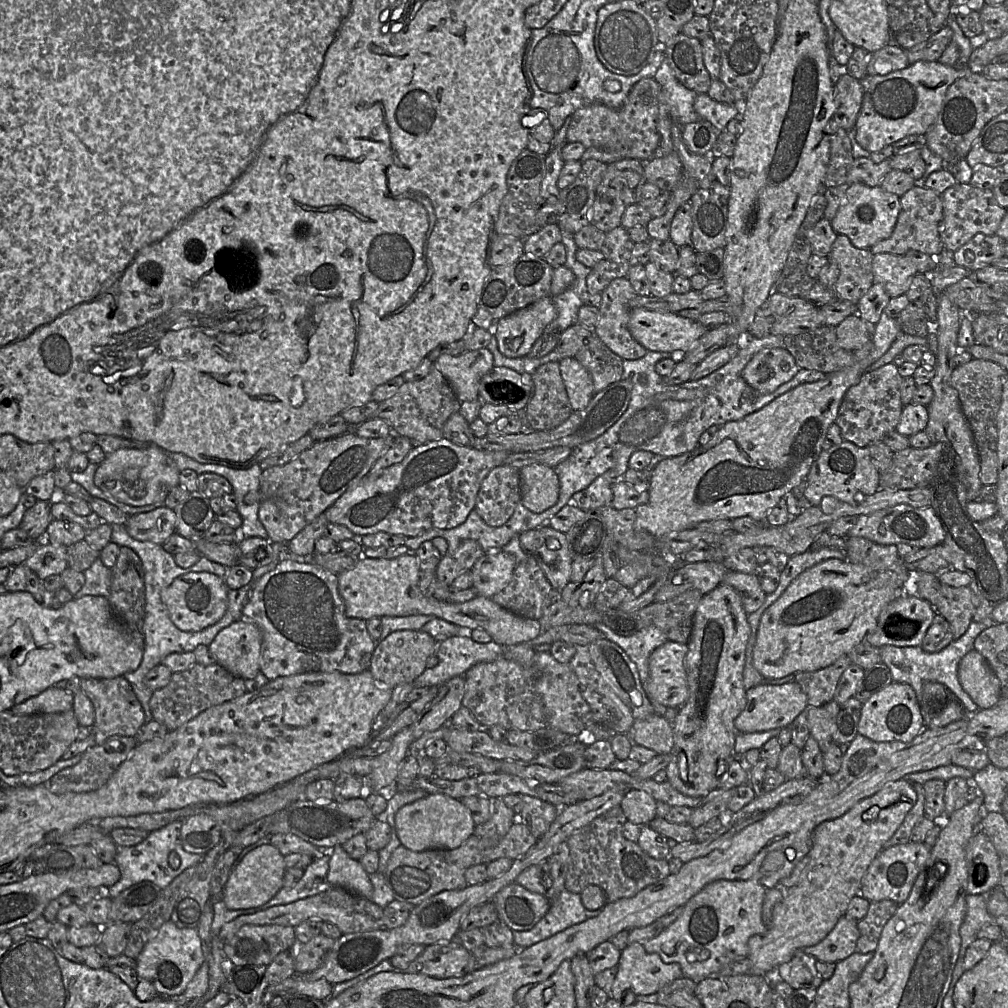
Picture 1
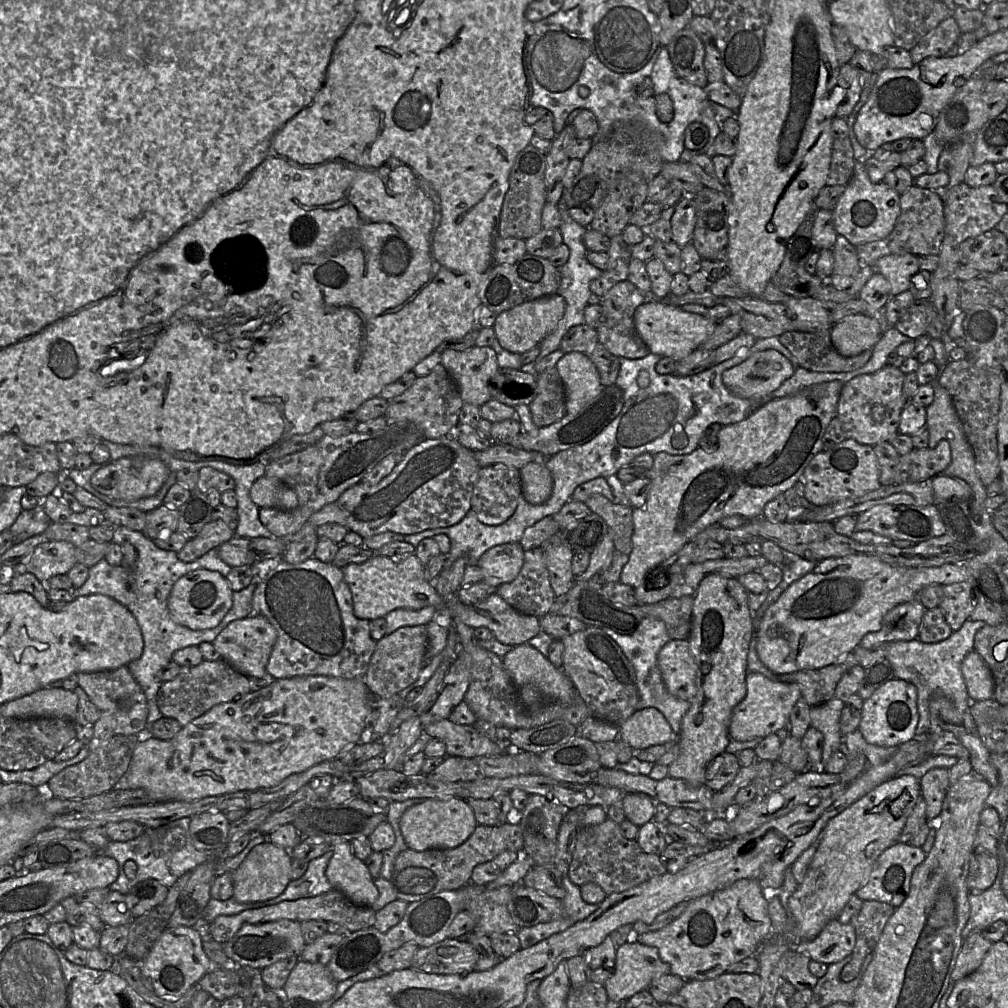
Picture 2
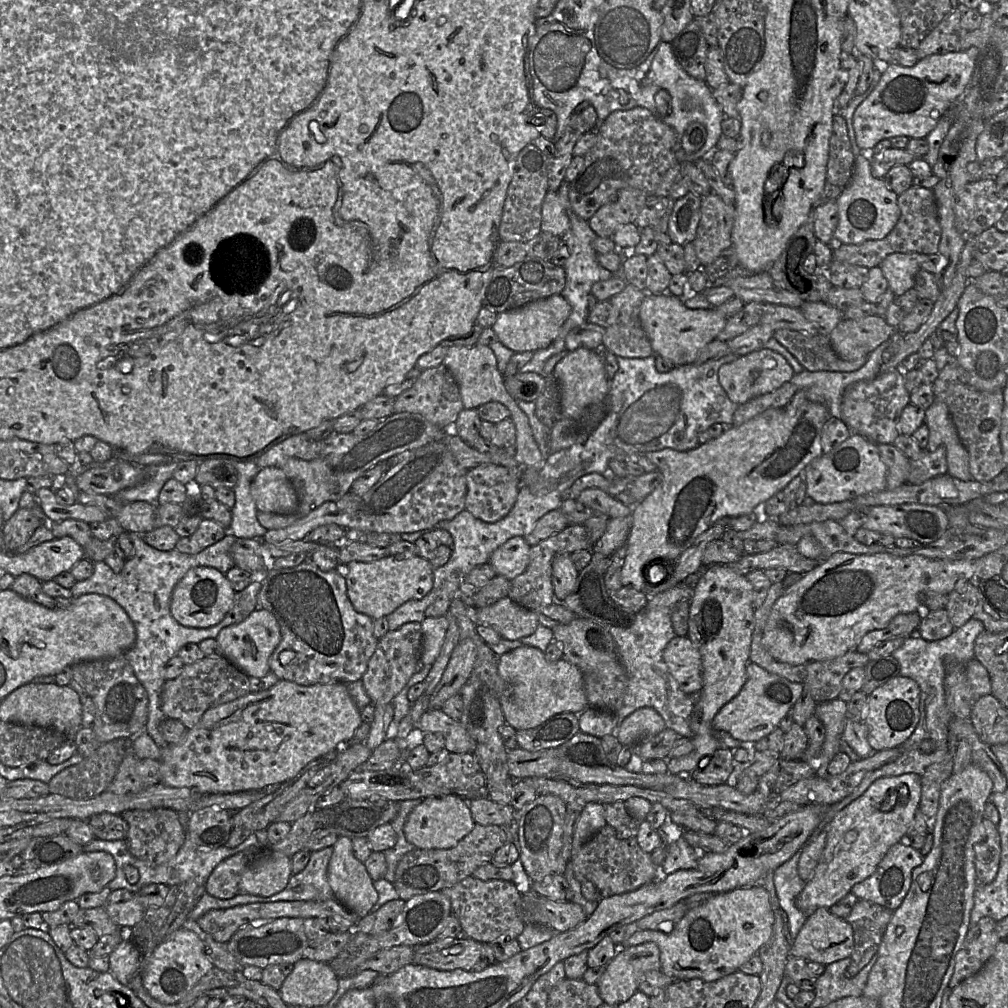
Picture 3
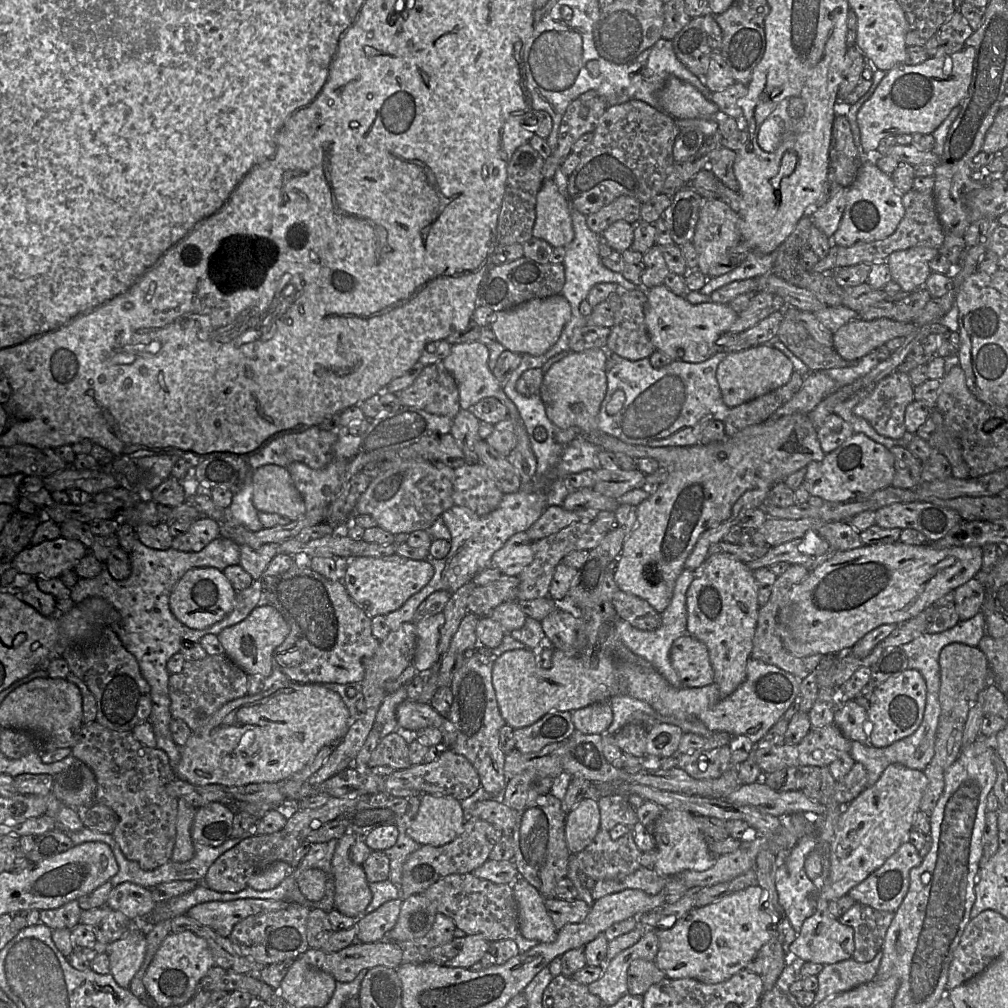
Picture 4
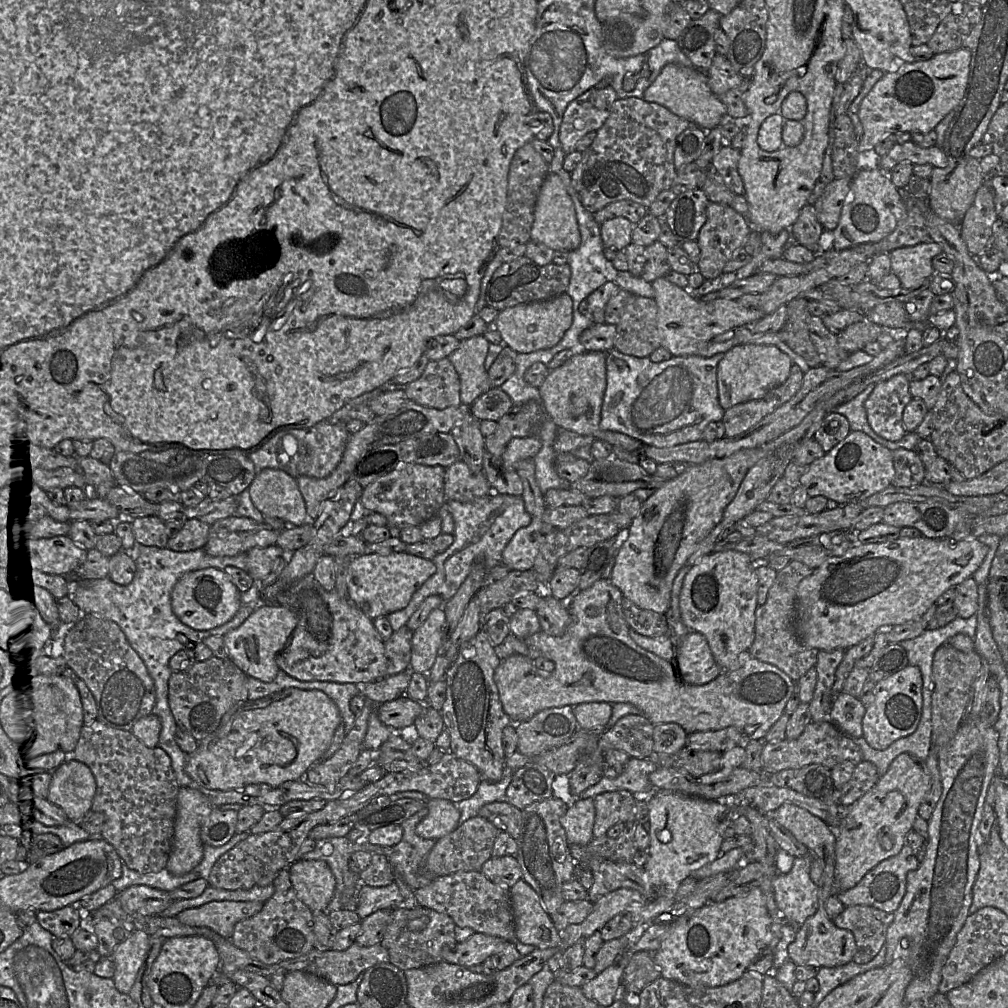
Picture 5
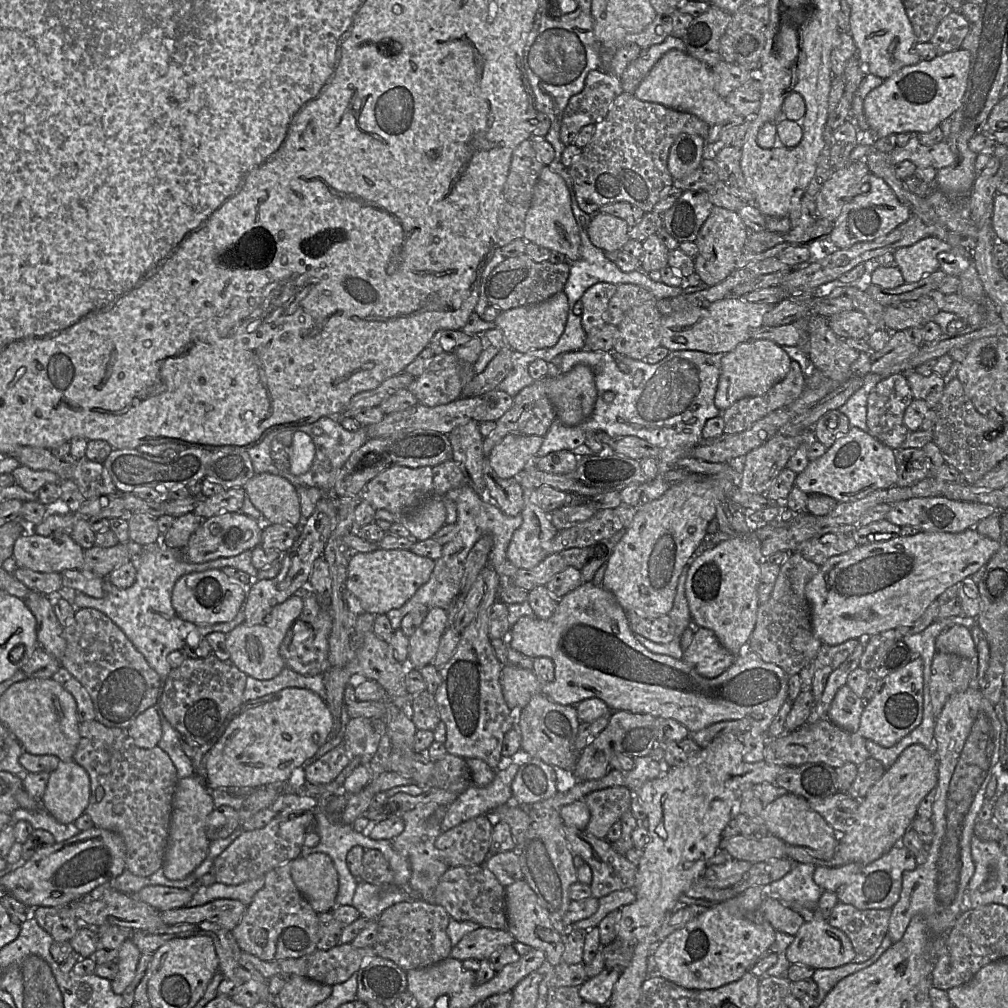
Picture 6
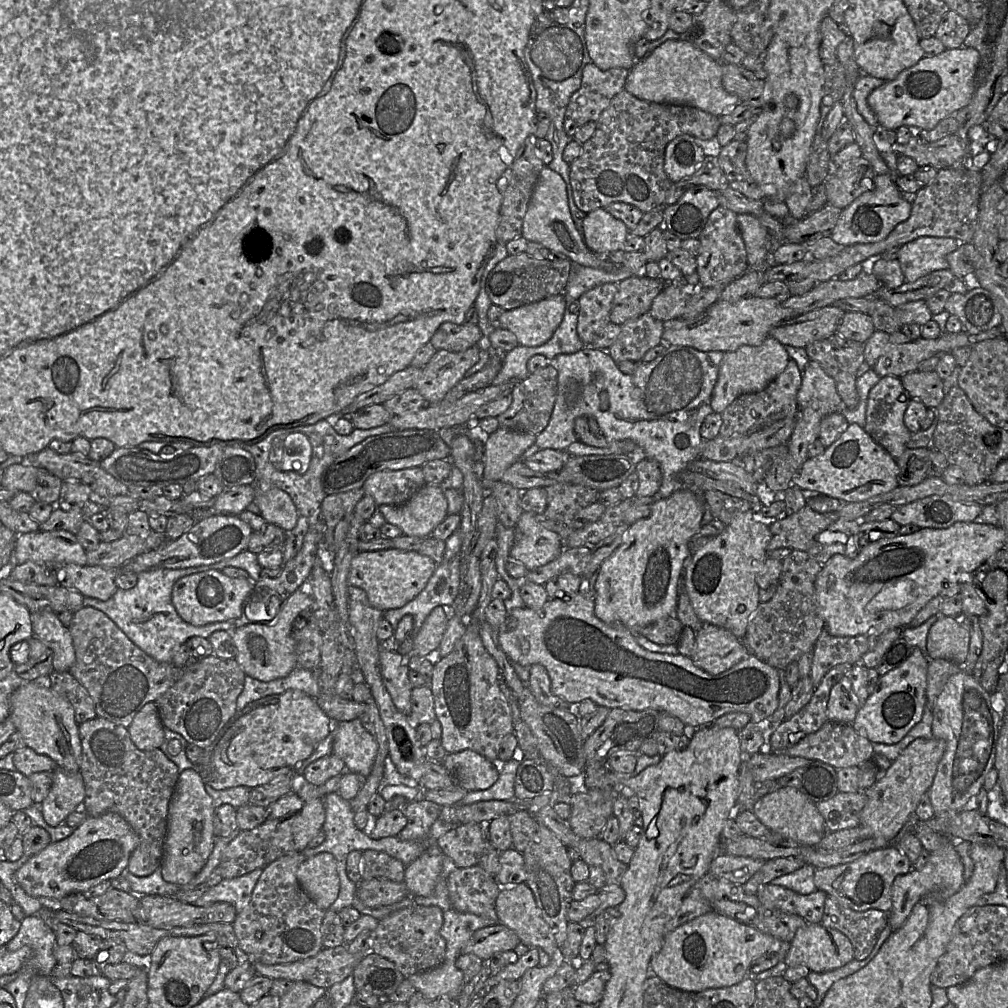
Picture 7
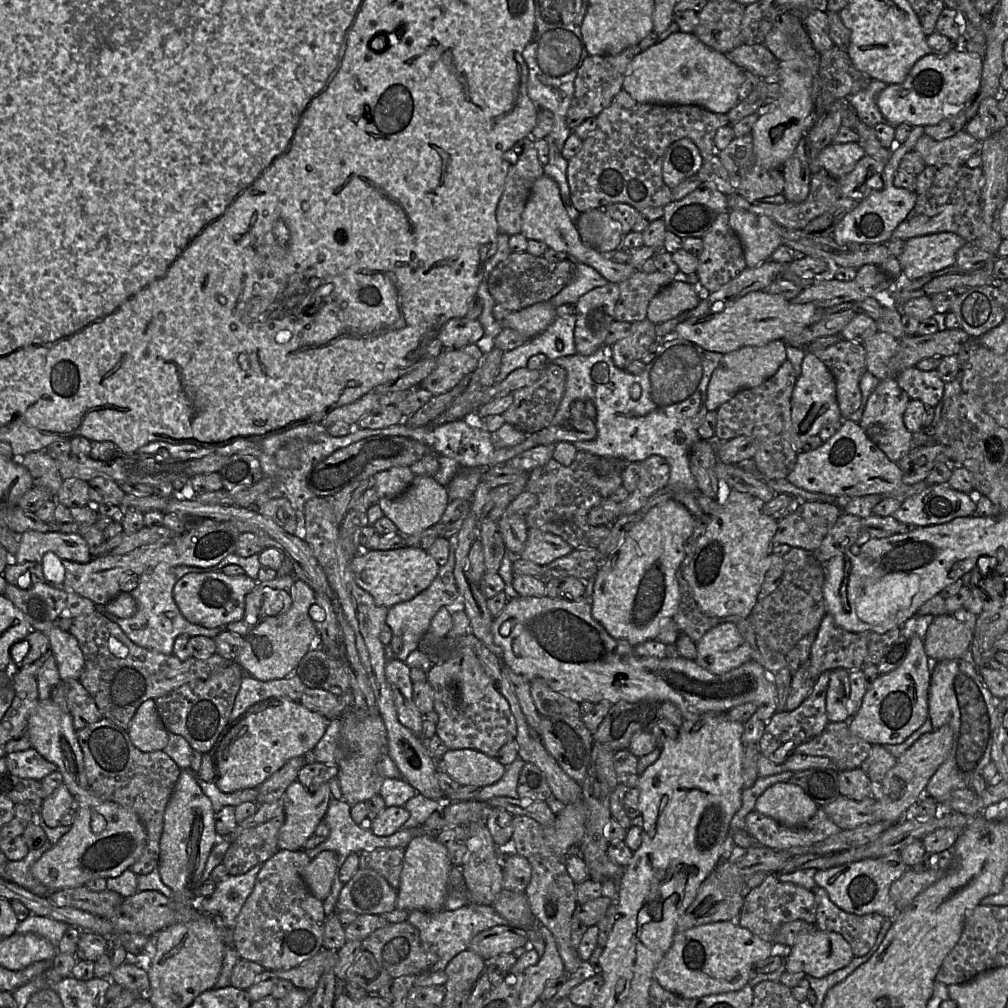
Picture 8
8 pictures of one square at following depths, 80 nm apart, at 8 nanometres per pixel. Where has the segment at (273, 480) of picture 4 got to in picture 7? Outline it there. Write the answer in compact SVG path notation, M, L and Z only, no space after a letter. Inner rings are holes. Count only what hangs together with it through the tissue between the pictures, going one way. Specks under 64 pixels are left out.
M273 487L267 491L256 491L253 501L260 510L260 515L269 524L283 529L285 532L292 530L298 521L297 508L285 491Z

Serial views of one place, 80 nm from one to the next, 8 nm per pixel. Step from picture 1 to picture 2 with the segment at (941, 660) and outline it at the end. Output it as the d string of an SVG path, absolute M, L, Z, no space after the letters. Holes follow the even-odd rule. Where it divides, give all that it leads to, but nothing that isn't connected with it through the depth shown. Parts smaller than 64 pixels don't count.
M968 619L959 630L953 631L947 639L938 643L924 643L918 638L889 643L886 658L894 669L895 677L911 682L917 687L919 722L916 737L925 736L932 731L929 700L935 692L941 692L949 698L959 711L969 711L972 700L968 694L961 667L965 656L974 650L976 633L986 625L984 621Z

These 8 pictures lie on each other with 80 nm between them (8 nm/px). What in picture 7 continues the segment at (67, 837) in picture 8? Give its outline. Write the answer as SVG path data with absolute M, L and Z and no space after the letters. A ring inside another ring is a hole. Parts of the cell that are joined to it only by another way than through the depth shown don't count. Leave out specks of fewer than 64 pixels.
M49 676L41 681L24 682L12 693L9 718L27 747L53 759L58 768L70 773L80 772L82 746L74 708L67 699L51 690ZM107 812L98 817L88 816L67 838L52 842L31 856L21 866L15 879L31 897L61 899L73 893L85 893L105 880L127 871L129 857L138 844L138 837L119 814Z

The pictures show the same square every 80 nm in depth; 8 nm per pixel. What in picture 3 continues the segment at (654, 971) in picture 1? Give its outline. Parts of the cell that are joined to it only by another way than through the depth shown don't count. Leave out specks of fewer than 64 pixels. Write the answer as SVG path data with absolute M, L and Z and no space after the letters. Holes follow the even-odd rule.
M654 942L619 948L596 983L603 1002L617 1006L627 1001L638 991L646 972L661 969L659 955Z

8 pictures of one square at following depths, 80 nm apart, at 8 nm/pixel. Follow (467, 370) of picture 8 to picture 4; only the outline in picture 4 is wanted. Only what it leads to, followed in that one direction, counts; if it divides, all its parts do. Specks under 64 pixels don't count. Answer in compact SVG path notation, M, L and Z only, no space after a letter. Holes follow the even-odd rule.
M443 361L425 365L412 385L399 392L402 406L413 406L428 413L448 416L452 419L459 412L459 390L454 377L446 369Z

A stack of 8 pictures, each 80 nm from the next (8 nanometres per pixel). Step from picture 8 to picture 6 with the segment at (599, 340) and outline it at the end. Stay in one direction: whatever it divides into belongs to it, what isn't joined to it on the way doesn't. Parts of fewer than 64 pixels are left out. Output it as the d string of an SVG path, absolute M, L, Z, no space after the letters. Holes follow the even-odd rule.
M599 282L584 292L580 300L583 303L582 327L586 333L606 324L605 312L616 290L617 285L613 283Z

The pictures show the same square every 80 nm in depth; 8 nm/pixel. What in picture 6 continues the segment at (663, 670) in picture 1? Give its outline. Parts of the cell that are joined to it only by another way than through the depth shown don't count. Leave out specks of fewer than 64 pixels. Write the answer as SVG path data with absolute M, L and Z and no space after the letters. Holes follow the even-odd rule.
M701 627L695 628L692 643L684 651L683 659L701 676L715 678L735 662L736 656L721 645L712 630Z

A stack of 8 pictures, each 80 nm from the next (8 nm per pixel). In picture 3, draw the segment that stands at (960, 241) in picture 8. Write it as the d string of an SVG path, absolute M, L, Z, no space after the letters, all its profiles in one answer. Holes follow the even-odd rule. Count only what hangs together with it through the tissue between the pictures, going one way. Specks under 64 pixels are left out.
M892 253L880 263L883 275L895 296L901 296L914 288L915 275L928 255L920 253Z

